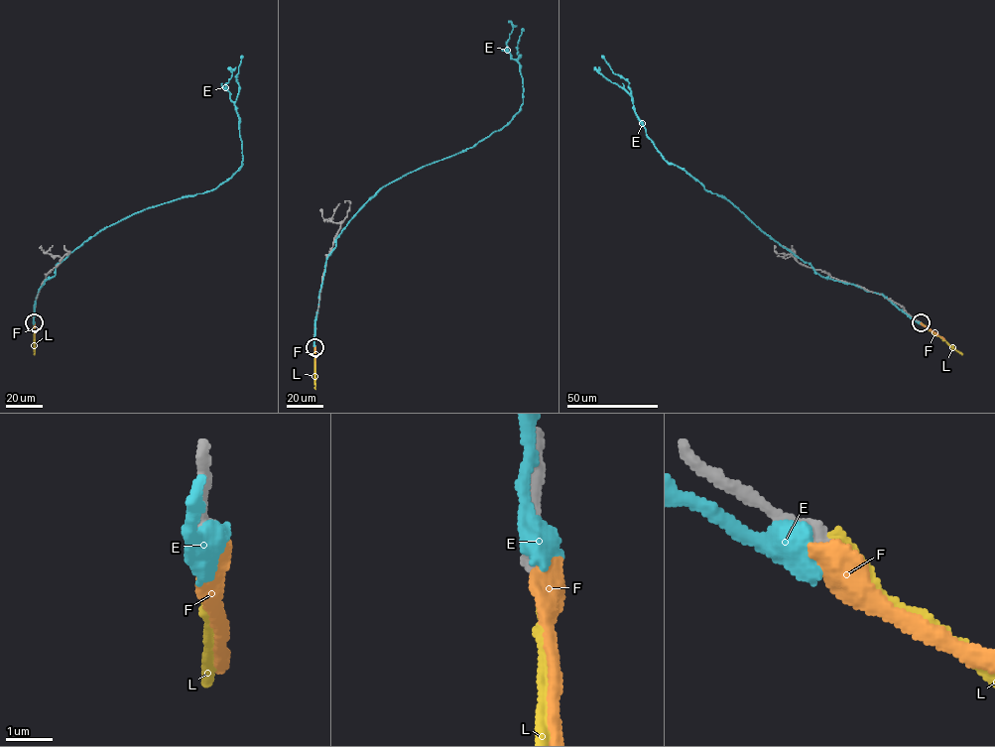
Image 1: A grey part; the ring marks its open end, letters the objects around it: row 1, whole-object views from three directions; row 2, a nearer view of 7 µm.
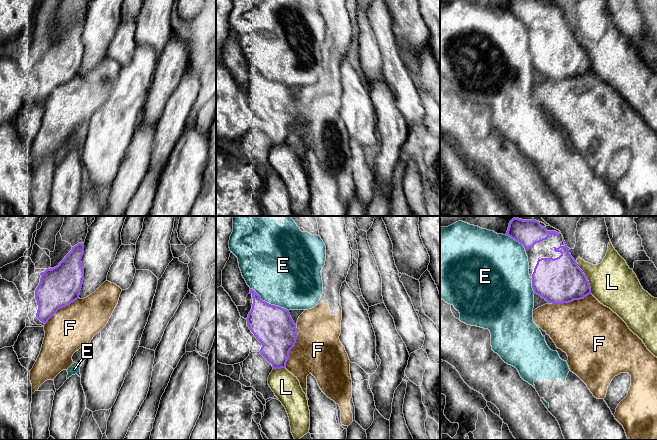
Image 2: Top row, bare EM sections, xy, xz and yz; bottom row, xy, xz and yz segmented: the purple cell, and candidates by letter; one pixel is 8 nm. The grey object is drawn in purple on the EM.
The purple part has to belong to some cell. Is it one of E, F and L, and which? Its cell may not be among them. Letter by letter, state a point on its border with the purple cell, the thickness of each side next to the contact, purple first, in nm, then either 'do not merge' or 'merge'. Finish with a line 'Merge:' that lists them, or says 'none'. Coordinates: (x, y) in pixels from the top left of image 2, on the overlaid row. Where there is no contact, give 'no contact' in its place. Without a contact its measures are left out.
E: xz (268, 303) | 320/480 nm | do not merge
F: xz (293, 346) | 320/380 nm | do not merge
L: yz (586, 278) | 360/360 nm | do not merge
Merge: none

